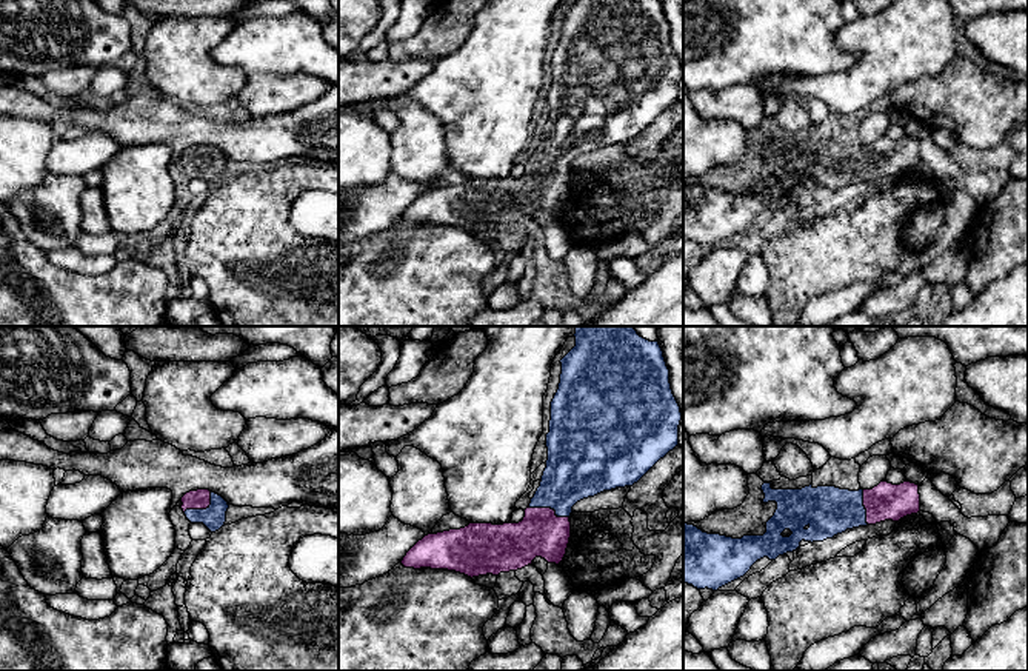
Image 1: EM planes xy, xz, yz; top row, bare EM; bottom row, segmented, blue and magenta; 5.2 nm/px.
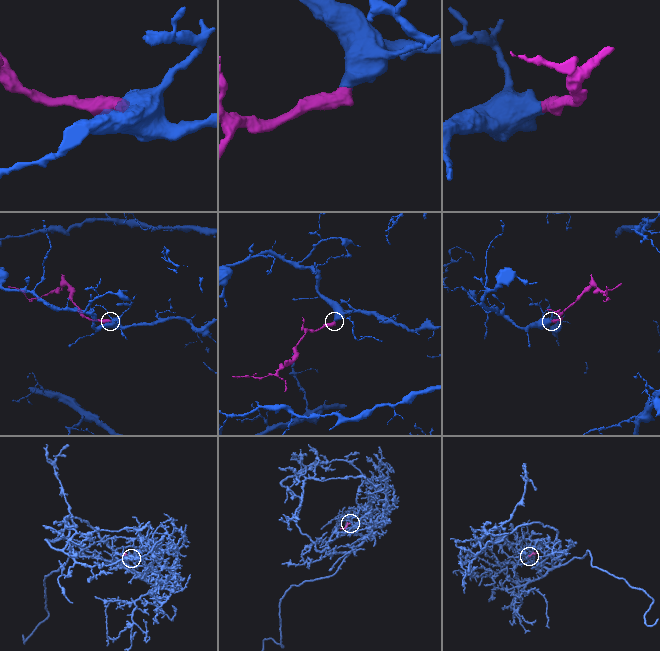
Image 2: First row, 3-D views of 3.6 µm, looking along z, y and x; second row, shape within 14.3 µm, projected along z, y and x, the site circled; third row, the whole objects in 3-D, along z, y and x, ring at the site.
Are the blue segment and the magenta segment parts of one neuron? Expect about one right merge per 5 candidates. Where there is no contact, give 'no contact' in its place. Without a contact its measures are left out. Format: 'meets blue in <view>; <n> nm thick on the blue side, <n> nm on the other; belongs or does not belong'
meets blue in xz; 320 nm thick on the blue side, 240 nm on the other; belongs

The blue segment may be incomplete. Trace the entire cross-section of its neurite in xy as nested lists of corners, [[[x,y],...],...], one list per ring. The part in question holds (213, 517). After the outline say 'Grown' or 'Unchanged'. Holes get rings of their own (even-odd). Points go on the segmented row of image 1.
[[[189,491],[182,497],[182,509],[191,523],[203,523],[211,532],[225,526],[228,502],[209,491]]]. Grown

